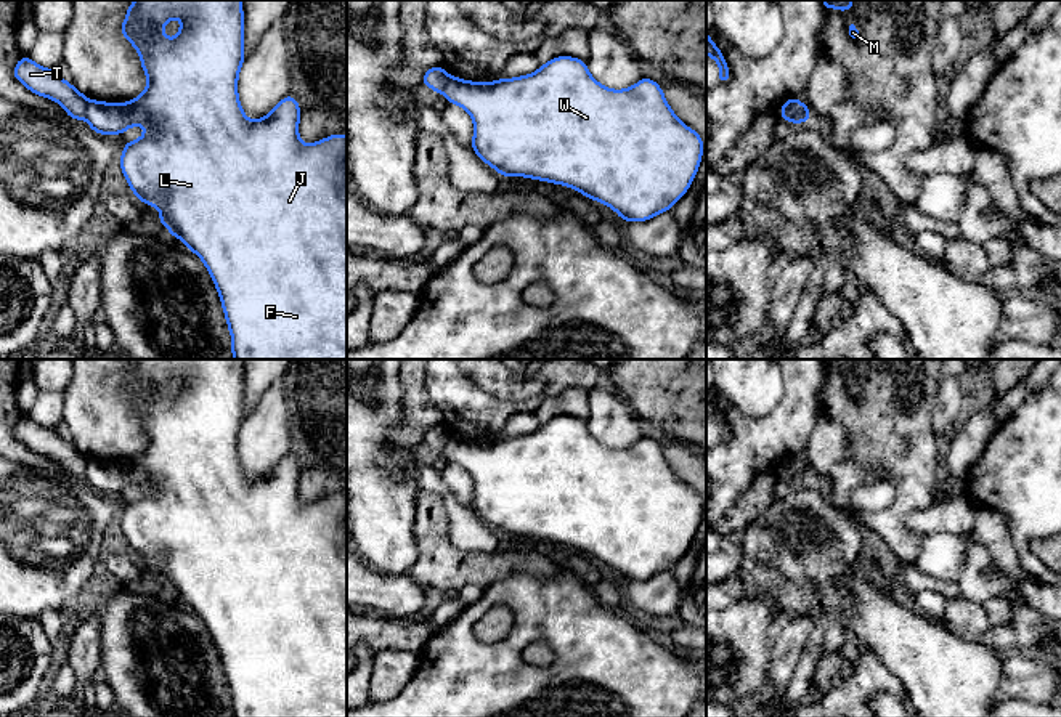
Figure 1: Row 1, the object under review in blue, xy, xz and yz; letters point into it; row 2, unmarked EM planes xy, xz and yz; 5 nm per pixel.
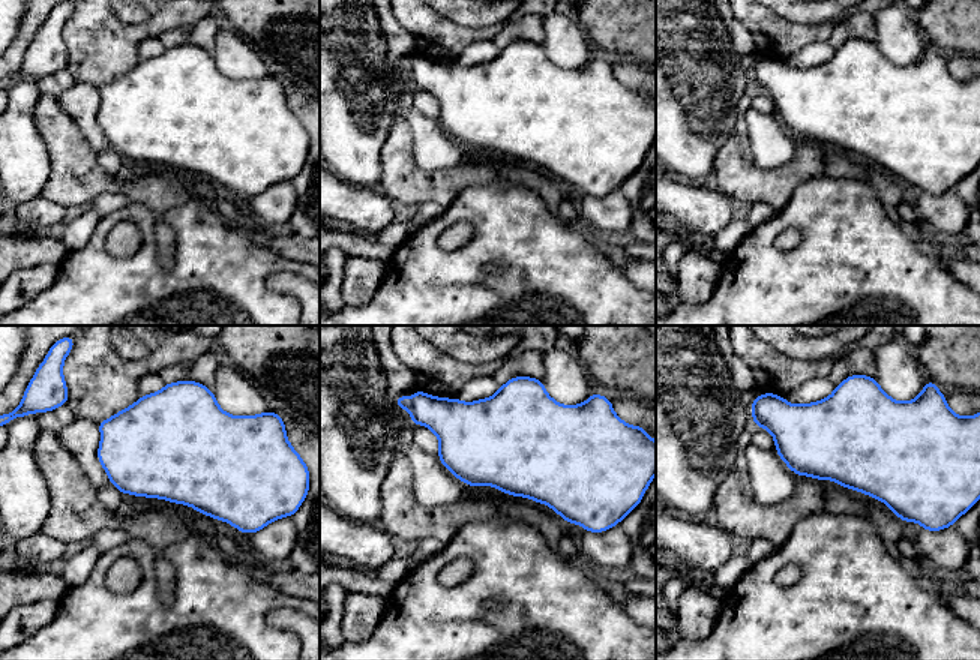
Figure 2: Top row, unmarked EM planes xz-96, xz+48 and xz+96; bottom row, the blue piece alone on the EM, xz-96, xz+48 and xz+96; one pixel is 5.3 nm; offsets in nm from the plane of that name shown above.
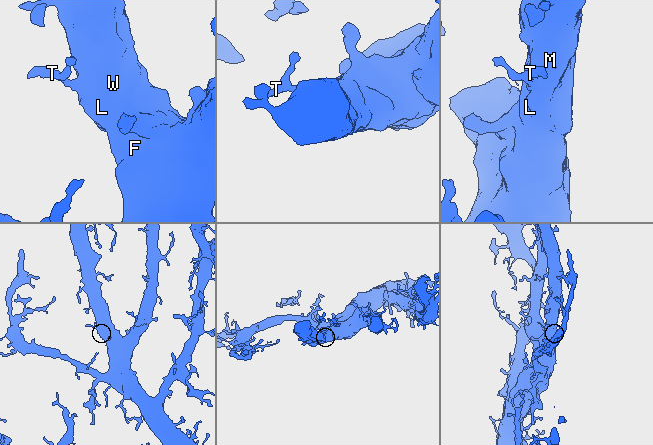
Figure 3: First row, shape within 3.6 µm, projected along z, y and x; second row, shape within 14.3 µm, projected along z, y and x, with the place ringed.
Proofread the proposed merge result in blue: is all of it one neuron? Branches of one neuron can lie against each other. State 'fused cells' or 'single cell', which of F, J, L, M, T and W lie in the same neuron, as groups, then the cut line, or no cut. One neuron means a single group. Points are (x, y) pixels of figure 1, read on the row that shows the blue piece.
fused cells | F J L M W / T | xy (89, 100), (84, 116)

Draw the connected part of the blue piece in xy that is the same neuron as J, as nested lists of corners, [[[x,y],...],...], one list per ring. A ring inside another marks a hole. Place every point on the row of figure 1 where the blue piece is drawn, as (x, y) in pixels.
[[[135,0],[127,6],[127,19],[120,24],[122,35],[140,53],[141,67],[148,77],[146,90],[128,103],[87,101],[88,127],[101,135],[122,135],[127,128],[144,125],[144,135],[125,143],[120,154],[120,170],[135,199],[157,207],[159,225],[169,228],[170,236],[183,241],[205,265],[223,306],[234,359],[347,359],[347,136],[331,135],[321,141],[305,144],[299,138],[300,107],[292,95],[258,120],[249,120],[238,96],[238,77],[244,63],[244,13],[242,0]],[[178,18],[181,27],[173,38],[164,35],[164,26]]]

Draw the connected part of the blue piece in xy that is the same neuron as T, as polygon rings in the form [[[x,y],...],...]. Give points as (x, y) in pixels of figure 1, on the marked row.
[[[22,56],[13,69],[13,77],[32,93],[61,104],[66,114],[74,120],[82,120],[85,117],[88,98],[61,79],[55,69],[42,67],[29,56]]]

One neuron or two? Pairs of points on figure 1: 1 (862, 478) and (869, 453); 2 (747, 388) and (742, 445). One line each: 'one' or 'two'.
1: two
2: two

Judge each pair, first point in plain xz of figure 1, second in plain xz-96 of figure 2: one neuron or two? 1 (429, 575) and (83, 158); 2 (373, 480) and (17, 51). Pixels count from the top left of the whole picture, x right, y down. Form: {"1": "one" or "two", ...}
{"1": "one", "2": "two"}

